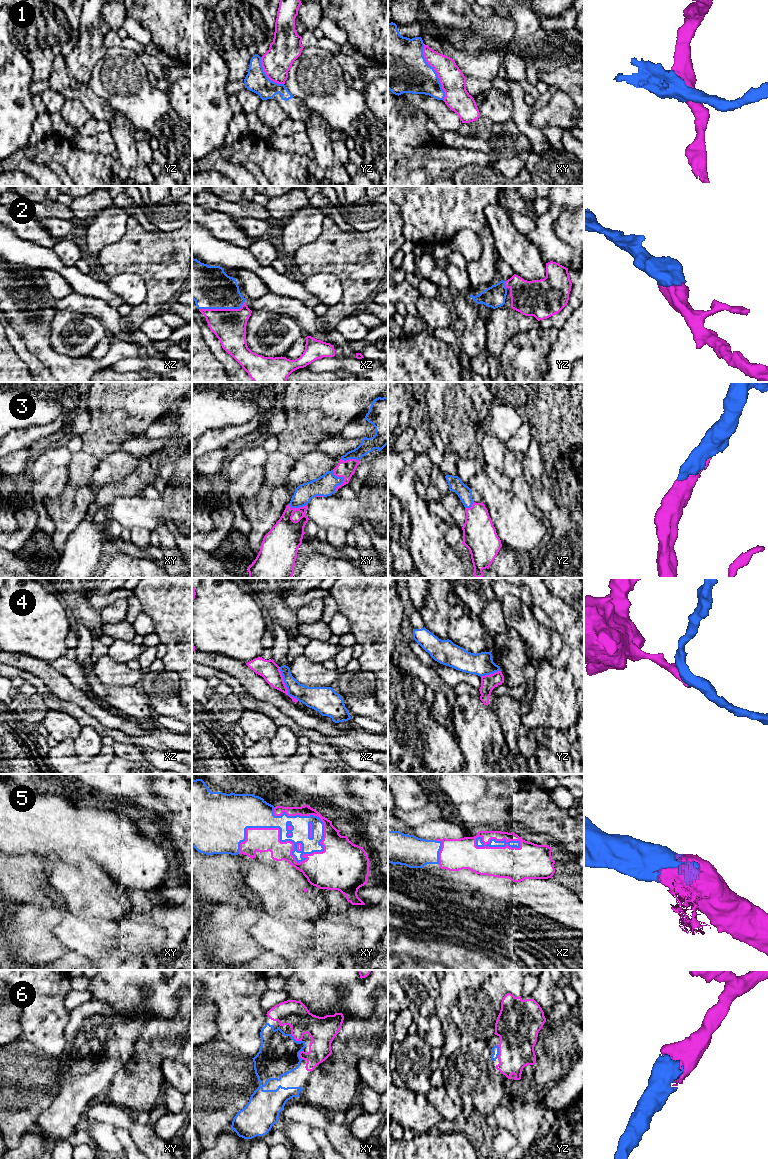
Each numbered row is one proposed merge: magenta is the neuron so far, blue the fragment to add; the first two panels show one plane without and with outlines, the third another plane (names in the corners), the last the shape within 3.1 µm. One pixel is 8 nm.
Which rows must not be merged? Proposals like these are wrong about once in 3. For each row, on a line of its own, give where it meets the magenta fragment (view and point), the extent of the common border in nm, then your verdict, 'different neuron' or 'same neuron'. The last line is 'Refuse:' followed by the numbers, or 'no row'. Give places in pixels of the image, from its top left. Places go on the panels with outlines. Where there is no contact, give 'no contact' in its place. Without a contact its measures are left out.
1: meets magenta in xy at (436, 72); contact 480 nm long; different neuron
2: meets magenta in xz at (222, 309); contact 380 nm long; same neuron
3: meets magenta in xy at (344, 479); contact 190 nm long; same neuron
4: meets magenta in xz at (285, 686); contact 320 nm long; different neuron
5: meets magenta in xy at (290, 841); contact 750 nm long; same neuron
6: meets magenta in yz at (499, 1051); contact 100 nm long; same neuron
Refuse: 1, 4

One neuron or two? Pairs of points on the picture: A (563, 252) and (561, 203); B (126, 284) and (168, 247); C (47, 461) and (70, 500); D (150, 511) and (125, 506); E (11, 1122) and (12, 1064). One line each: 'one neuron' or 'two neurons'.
A: one neuron
B: two neurons
C: two neurons
D: one neuron
E: one neuron

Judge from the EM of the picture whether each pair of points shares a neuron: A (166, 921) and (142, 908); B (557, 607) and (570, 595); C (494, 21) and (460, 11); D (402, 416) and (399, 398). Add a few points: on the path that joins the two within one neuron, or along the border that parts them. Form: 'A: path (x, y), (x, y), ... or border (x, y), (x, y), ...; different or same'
A: path (160, 916), (148, 912); same
B: border (547, 588), (569, 605); different
C: path (486, 23), (474, 23), (468, 17); same
D: path (402, 412), (399, 408), (399, 402); same

